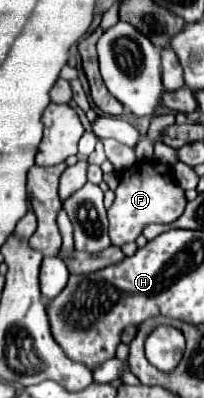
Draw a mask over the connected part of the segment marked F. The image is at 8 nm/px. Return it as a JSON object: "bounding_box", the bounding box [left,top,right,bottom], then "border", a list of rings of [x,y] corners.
{"bounding_box":[108,161,186,247],"border":[[[138,161],[120,175],[116,187],[116,199],[108,209],[110,221],[110,239],[112,245],[122,247],[128,241],[136,241],[142,229],[148,223],[172,223],[176,221],[186,207],[186,197],[180,185],[170,175],[170,167],[158,161]]]}

